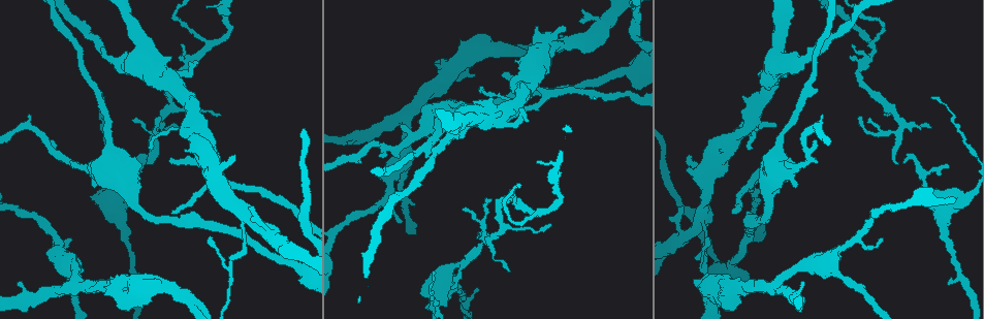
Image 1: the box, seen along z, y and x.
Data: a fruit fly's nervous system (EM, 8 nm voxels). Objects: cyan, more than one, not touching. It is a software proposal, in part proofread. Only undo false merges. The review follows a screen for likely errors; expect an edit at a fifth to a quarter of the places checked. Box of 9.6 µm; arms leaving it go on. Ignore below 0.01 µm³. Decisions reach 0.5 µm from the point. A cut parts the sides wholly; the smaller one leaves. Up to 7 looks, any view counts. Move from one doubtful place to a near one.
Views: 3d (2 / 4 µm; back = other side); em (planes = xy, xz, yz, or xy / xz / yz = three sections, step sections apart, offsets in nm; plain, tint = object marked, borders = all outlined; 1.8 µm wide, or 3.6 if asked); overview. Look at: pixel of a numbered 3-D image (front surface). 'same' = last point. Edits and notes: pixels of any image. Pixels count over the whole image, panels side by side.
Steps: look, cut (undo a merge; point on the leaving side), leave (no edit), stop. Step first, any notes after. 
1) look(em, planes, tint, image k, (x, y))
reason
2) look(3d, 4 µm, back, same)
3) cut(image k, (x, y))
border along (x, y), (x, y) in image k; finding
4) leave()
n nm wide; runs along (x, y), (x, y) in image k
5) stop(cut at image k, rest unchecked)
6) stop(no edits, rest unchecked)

look(em, xy, step 8, tint, image 1, (61, 244))

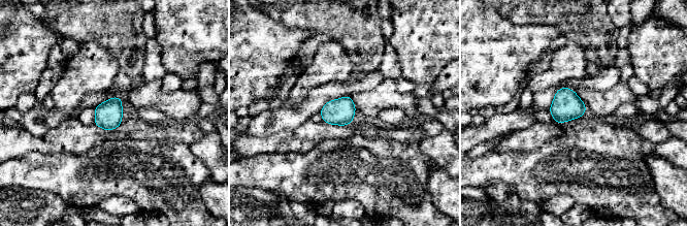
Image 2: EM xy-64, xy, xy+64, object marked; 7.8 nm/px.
leave()
all the same cell

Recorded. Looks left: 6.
look(em, planes, tint, image 1, (925, 177))
arms part here

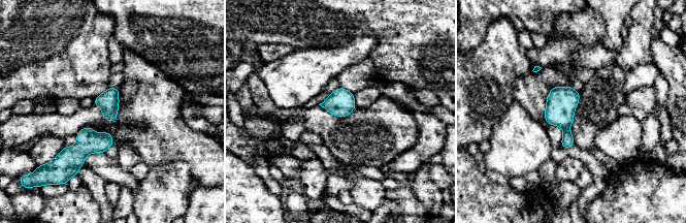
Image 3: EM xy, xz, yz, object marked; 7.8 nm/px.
leave()
one cell here

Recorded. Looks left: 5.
look(3d, 4 µm, image 1, (874, 44))
abrupt turn

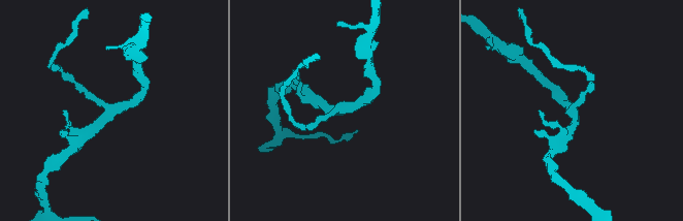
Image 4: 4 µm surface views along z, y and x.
look(em, planes, tint, image 4, (112, 113))

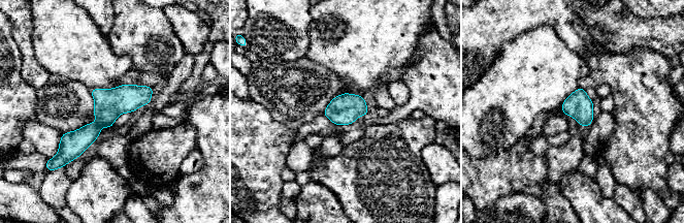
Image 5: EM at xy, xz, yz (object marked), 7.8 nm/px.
leave()
runs along (150, 89), (125, 98), (67, 148) in image 5; one cell here

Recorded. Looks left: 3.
stop(no edits, rest unchecked)

